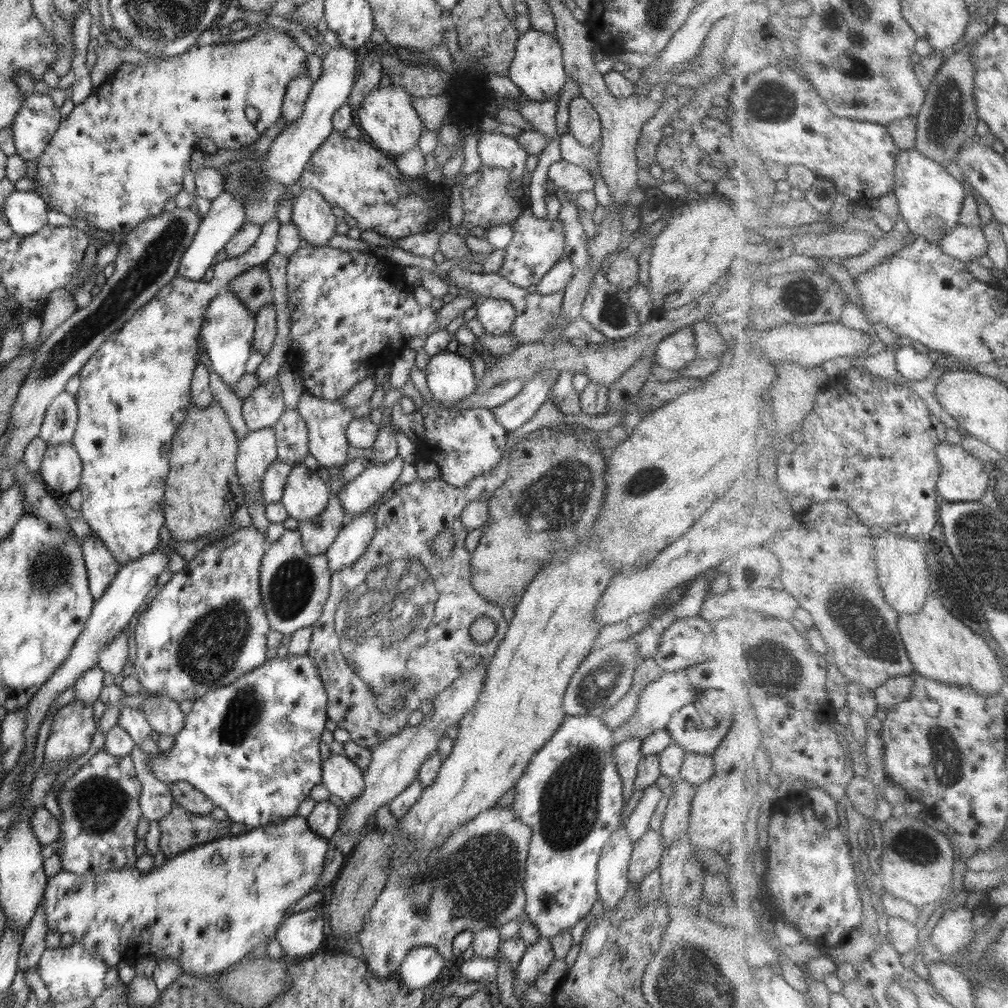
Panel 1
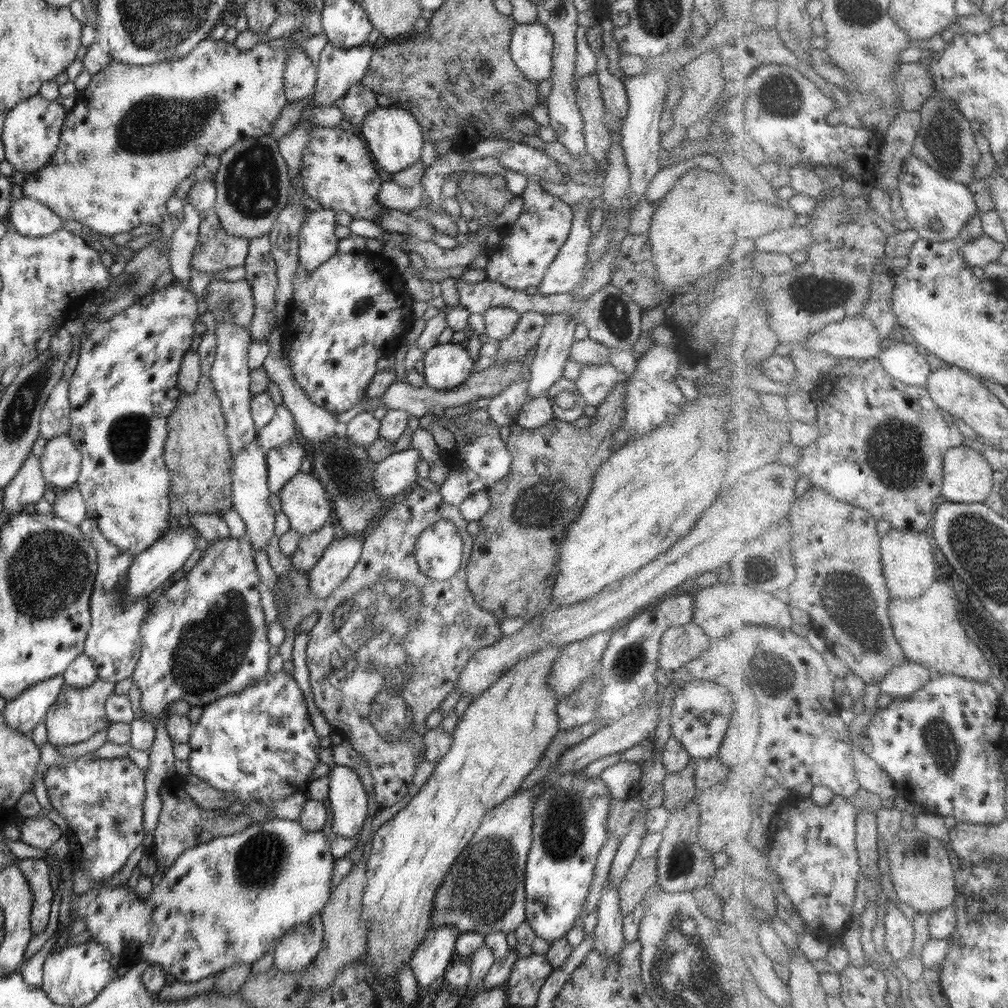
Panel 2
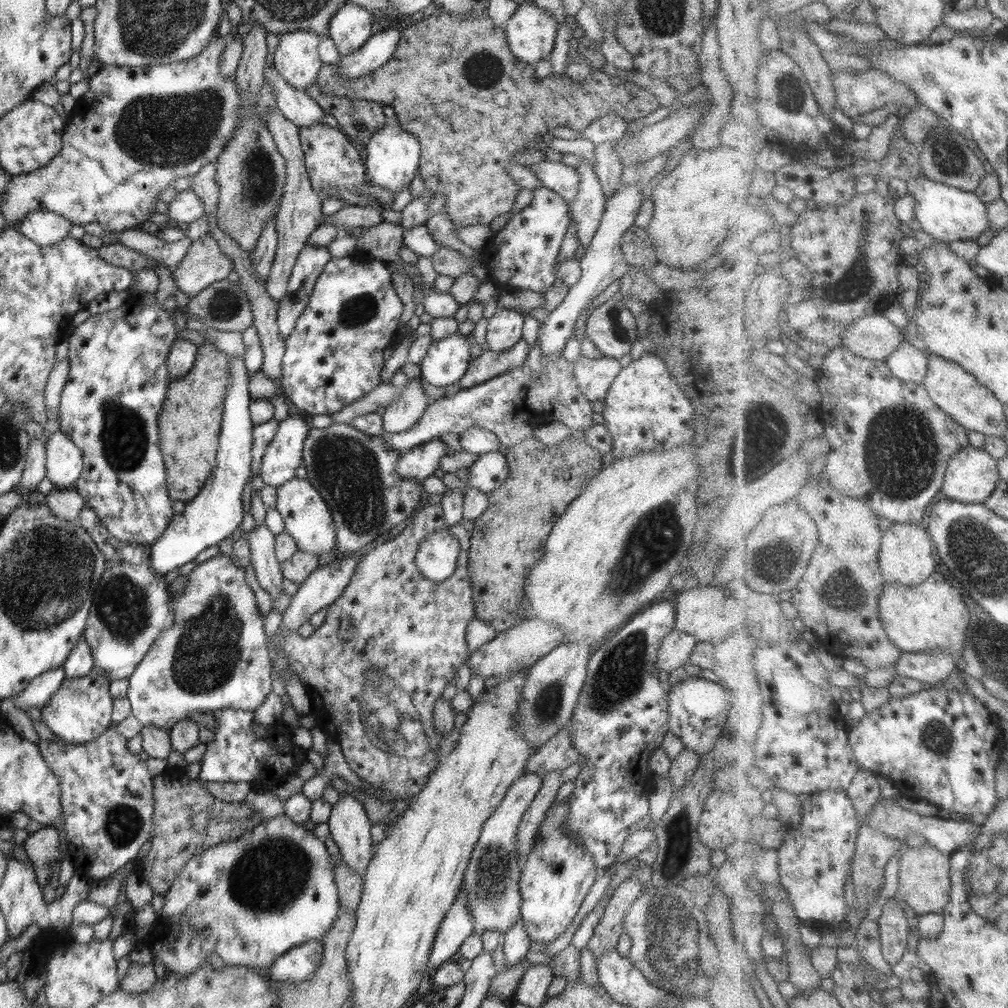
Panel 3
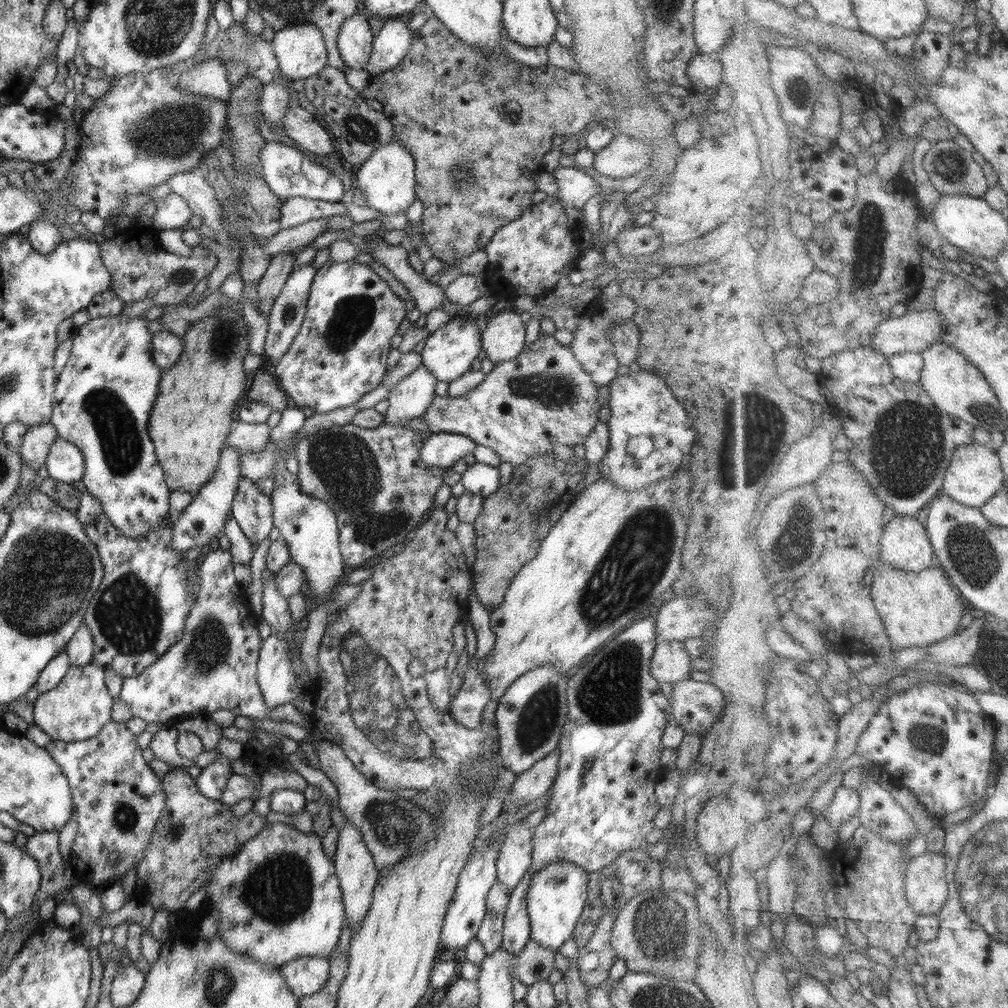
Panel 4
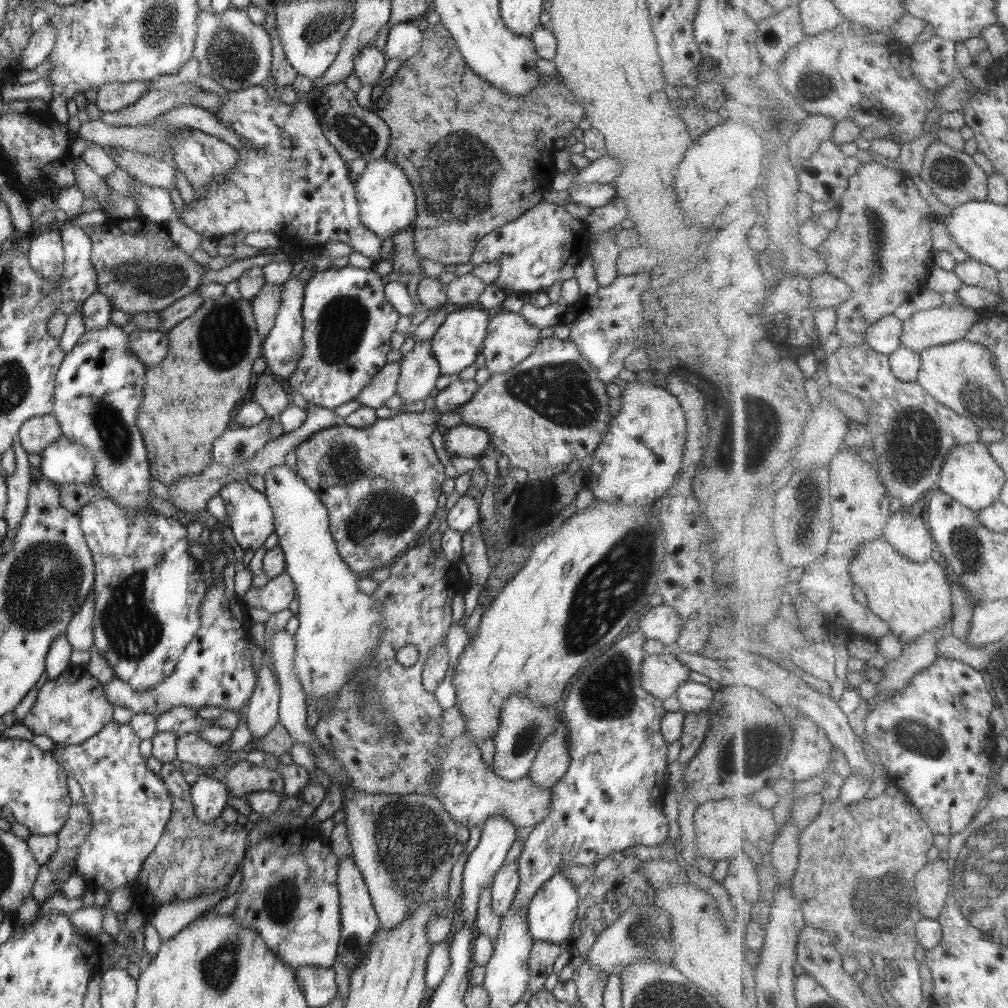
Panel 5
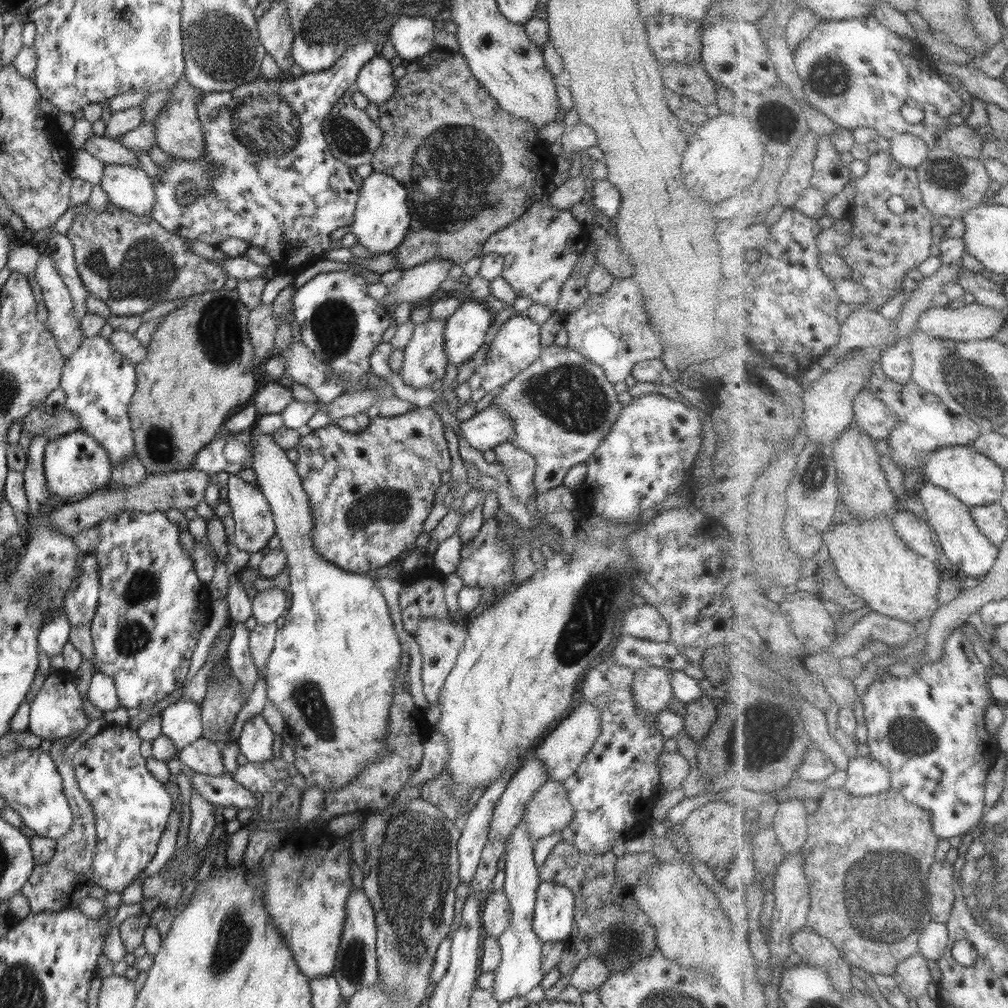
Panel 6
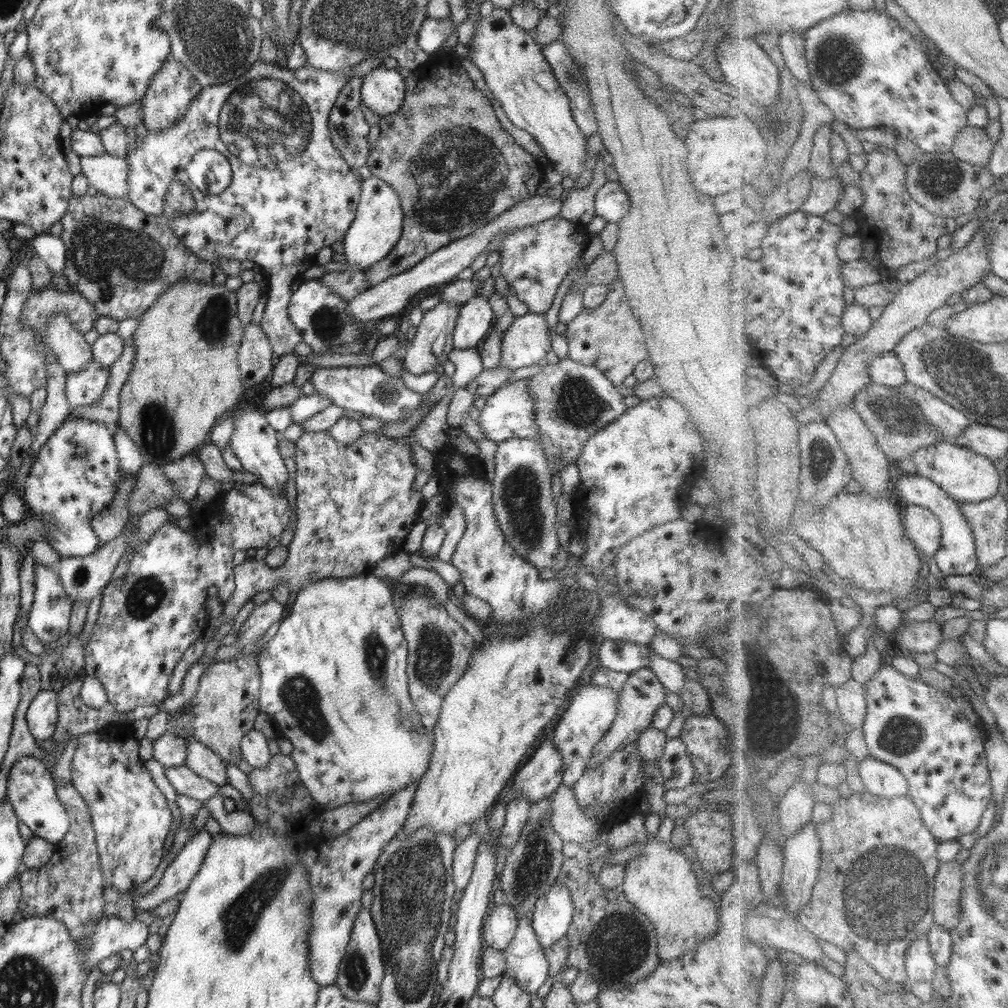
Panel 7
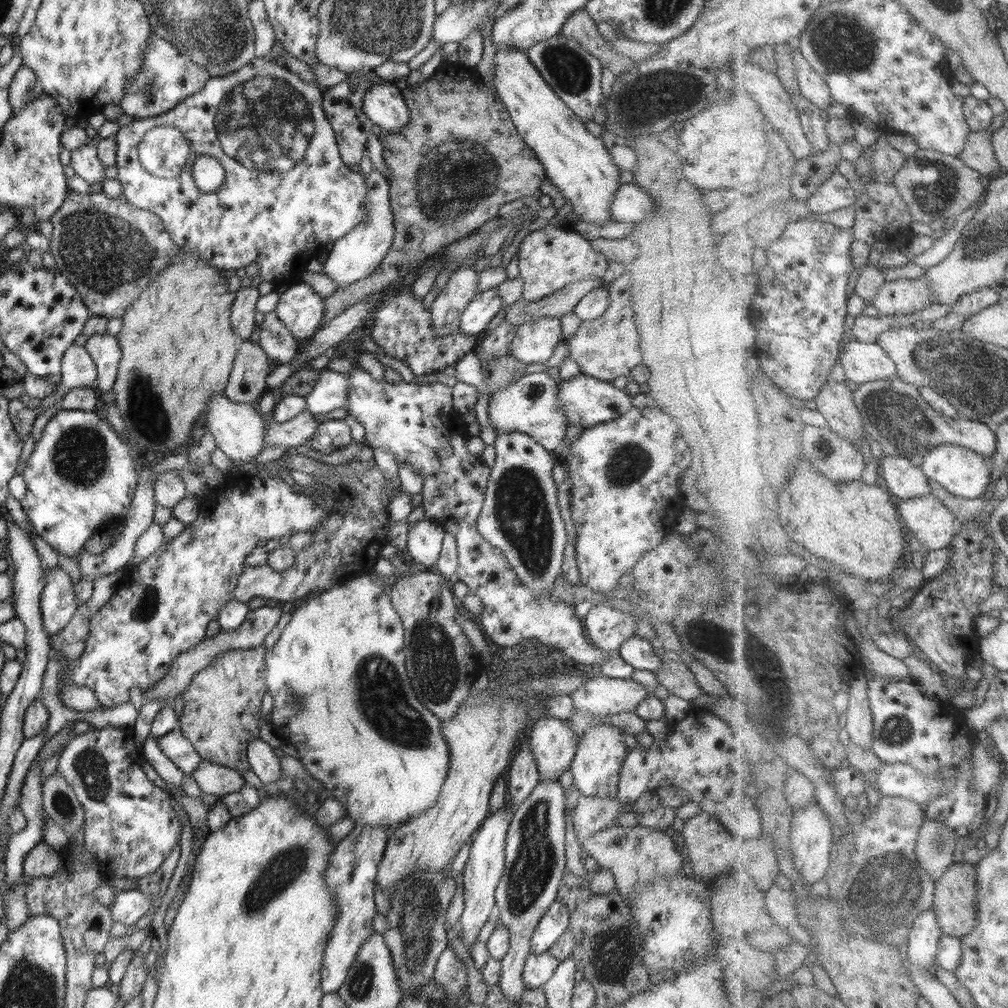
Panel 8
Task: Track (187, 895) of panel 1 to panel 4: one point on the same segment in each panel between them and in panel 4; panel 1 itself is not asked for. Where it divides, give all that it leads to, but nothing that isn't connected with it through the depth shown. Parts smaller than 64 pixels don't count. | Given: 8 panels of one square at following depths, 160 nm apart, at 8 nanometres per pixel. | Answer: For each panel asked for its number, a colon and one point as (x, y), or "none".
2: (227, 902)
3: (250, 900)
4: (279, 899)

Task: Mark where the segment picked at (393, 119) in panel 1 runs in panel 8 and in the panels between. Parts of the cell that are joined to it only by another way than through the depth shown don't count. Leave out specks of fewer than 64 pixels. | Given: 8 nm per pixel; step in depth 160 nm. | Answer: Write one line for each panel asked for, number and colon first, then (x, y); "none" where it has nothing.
2: (394, 137)
3: (392, 156)
4: (387, 180)
5: (387, 202)
6: (381, 220)
7: (374, 232)
8: (355, 256)

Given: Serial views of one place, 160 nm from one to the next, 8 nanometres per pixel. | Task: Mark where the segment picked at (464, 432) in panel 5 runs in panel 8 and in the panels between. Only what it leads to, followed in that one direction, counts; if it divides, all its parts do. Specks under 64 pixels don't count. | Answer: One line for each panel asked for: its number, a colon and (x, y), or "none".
6: (491, 426)
7: (510, 412)
8: (530, 405)

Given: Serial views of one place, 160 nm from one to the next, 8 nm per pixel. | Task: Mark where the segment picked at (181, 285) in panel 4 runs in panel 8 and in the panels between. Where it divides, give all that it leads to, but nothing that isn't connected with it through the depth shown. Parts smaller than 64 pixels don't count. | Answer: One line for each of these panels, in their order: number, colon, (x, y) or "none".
5: (138, 267)
6: (130, 262)
7: (121, 259)
8: (109, 250)

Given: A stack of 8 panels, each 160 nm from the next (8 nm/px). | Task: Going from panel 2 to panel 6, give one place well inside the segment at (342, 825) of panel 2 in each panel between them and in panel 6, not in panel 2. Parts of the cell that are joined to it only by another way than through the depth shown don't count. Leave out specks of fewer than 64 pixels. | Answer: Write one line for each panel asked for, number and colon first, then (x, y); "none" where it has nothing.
3: (350, 828)
4: (354, 866)
5: (359, 921)
6: (356, 962)

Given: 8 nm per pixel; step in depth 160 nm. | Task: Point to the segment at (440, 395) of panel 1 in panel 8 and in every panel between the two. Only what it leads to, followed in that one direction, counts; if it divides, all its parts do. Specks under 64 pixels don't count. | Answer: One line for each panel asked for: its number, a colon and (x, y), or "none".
2: (448, 365)
3: (446, 361)
4: (448, 352)
5: (457, 343)
6: (468, 329)
7: (475, 321)
8: (485, 305)

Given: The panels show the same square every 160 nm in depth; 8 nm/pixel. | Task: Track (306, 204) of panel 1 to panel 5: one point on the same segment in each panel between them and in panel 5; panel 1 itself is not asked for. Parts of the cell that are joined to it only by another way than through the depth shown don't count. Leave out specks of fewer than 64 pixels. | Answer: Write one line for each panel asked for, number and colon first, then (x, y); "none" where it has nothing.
2: (317, 243)
3: (311, 262)
4: (287, 313)
5: (281, 348)

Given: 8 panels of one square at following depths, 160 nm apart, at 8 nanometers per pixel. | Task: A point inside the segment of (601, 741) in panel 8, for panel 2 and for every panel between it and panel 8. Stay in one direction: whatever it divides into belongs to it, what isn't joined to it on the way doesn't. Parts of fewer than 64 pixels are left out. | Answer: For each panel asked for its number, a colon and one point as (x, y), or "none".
2: (679, 645)
3: (675, 650)
4: (670, 662)
5: (661, 674)
6: (651, 689)
7: (642, 693)

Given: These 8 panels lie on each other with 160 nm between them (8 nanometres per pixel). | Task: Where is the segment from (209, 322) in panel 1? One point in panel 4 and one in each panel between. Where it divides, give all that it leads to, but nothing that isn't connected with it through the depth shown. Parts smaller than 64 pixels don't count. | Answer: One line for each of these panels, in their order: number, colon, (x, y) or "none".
2: (230, 373)
3: (216, 513)
4: (202, 522)

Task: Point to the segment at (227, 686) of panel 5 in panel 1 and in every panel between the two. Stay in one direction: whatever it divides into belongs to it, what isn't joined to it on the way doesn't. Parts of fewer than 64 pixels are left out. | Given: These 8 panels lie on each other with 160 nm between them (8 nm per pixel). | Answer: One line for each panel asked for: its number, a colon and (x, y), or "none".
1: (207, 627)
2: (204, 638)
3: (216, 655)
4: (213, 667)

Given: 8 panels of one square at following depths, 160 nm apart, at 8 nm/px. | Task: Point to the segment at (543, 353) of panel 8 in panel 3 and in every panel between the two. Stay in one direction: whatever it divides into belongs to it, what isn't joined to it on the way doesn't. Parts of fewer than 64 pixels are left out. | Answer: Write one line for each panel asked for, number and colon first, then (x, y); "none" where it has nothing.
3: (504, 329)
4: (503, 338)
5: (511, 339)
6: (515, 345)
7: (527, 341)

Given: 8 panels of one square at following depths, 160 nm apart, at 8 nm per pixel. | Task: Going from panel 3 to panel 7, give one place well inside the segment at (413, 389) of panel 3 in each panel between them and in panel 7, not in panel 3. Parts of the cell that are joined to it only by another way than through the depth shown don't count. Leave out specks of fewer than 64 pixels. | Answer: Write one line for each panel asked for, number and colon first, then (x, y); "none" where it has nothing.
4: (411, 397)
5: (419, 369)
6: (425, 359)
7: (433, 341)

